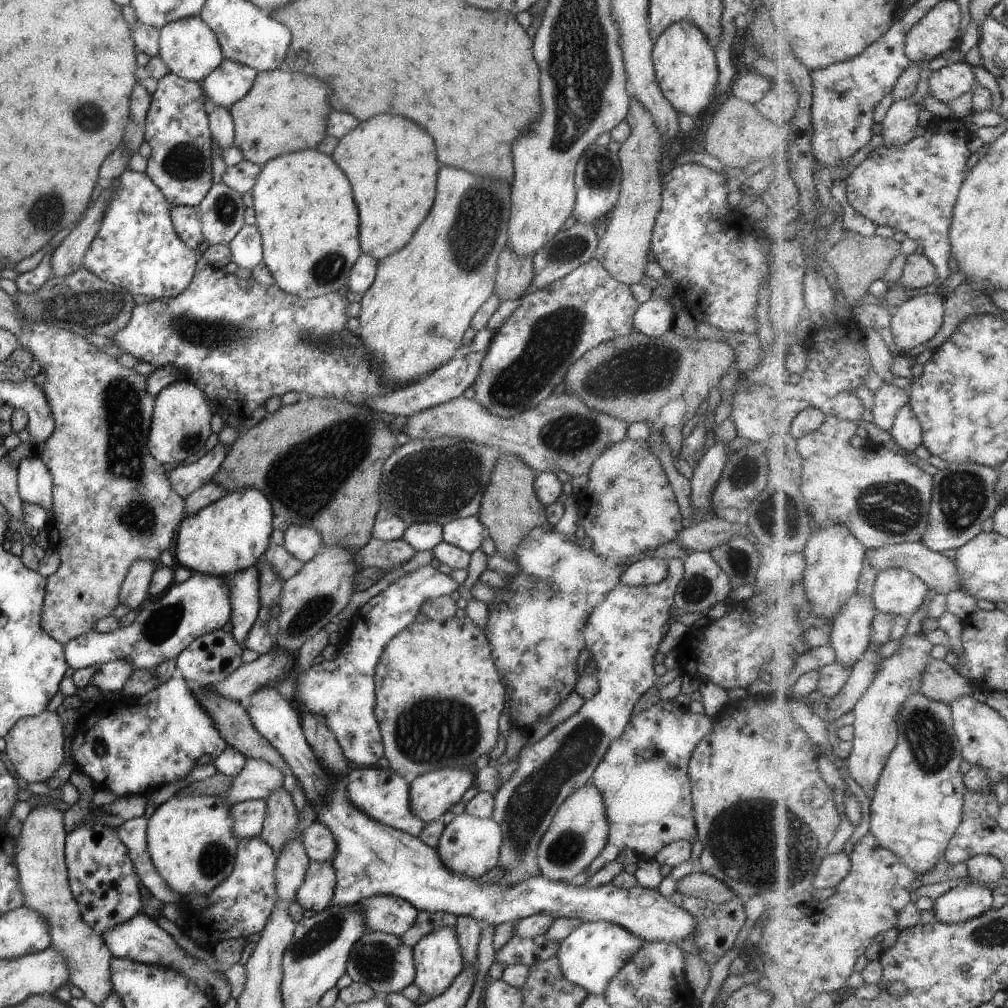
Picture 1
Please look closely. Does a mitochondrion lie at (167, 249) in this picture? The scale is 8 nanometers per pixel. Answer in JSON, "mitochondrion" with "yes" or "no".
{"mitochondrion":"no"}

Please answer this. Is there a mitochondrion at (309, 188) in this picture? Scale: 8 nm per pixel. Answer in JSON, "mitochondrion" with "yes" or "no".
{"mitochondrion":"no"}

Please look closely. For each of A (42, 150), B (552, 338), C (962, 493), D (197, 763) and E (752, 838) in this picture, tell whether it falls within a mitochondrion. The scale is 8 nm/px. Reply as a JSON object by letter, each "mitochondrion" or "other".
{"A":"other","B":"mitochondrion","C":"mitochondrion","D":"other","E":"mitochondrion"}

